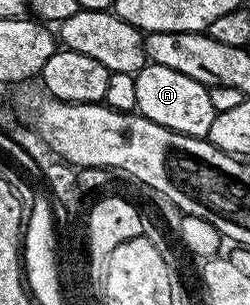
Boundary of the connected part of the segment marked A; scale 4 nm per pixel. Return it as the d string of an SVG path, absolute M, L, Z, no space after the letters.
M151 62L138 70L134 80L137 114L148 117L148 121L156 121L156 125L164 125L176 133L184 133L197 139L209 136L216 114L209 87L200 81L192 81L192 77L184 77L184 73L176 73L176 69L167 69L164 65Z

